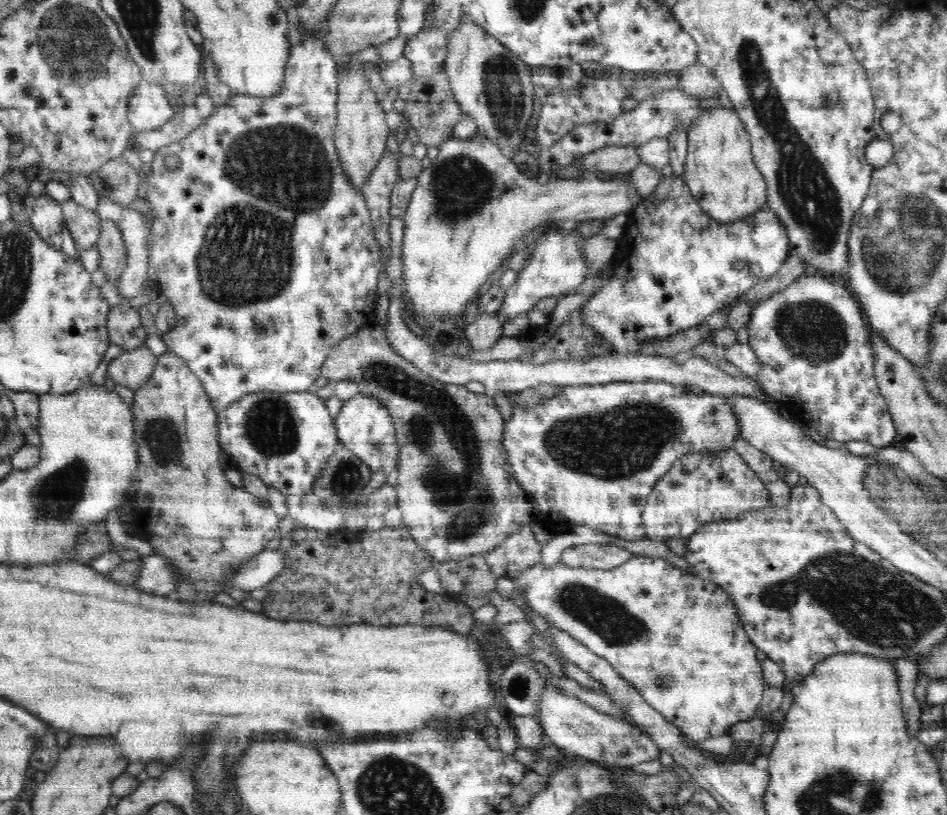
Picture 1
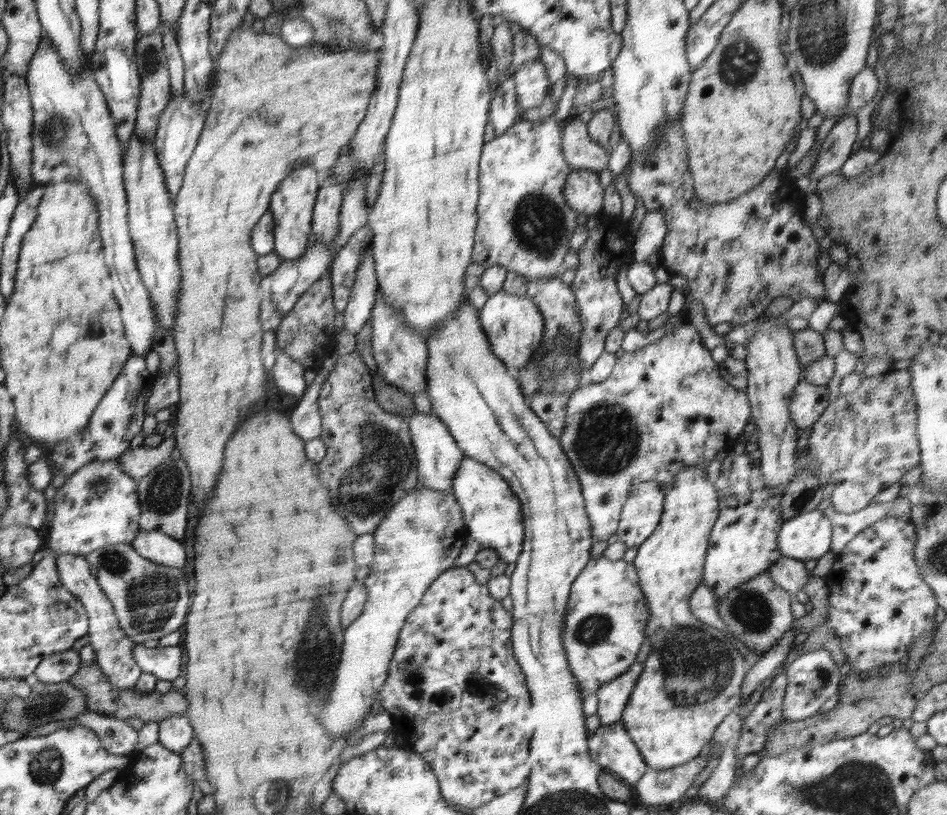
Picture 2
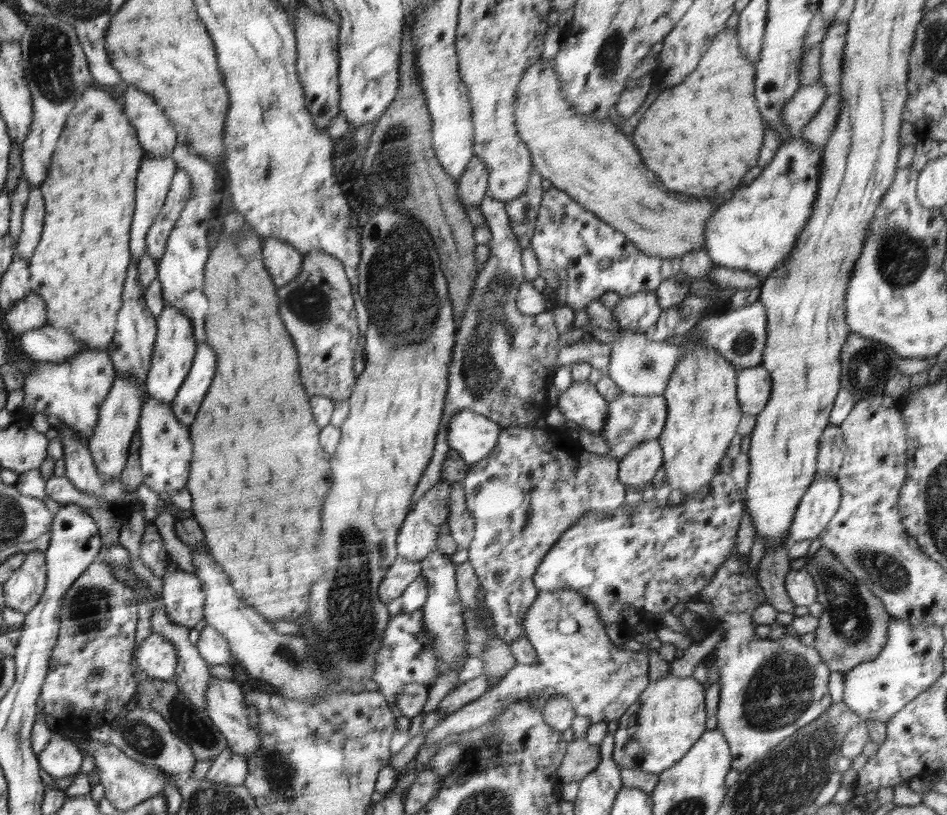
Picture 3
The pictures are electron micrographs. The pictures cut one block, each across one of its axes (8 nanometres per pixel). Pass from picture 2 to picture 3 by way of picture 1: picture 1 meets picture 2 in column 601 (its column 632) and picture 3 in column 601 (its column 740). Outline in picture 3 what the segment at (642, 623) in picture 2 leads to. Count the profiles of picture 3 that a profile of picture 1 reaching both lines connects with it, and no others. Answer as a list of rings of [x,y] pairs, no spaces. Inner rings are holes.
[[[568,586],[562,590],[538,592],[523,622],[525,637],[536,651],[537,662],[514,665],[480,698],[465,704],[451,715],[447,714],[438,726],[428,732],[420,747],[439,744],[454,733],[478,728],[512,701],[527,700],[542,709],[551,698],[564,697],[574,705],[578,716],[589,718],[591,723],[619,720],[650,683],[649,653],[645,650],[620,649],[620,645],[612,643],[599,621],[599,612],[595,606],[582,593],[572,591]],[[565,618],[576,620],[576,632],[560,632],[558,622]]]

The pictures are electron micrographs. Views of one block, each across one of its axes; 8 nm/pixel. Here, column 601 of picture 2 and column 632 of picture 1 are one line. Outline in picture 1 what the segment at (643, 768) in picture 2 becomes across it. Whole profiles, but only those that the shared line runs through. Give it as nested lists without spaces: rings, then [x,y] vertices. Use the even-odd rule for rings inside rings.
[[[550,684],[545,686],[538,699],[537,723],[541,726],[543,737],[549,744],[564,750],[570,757],[582,756],[590,761],[604,762],[606,765],[622,768],[658,759],[660,755],[656,743],[642,734],[636,725],[599,712],[577,697],[568,696]]]

